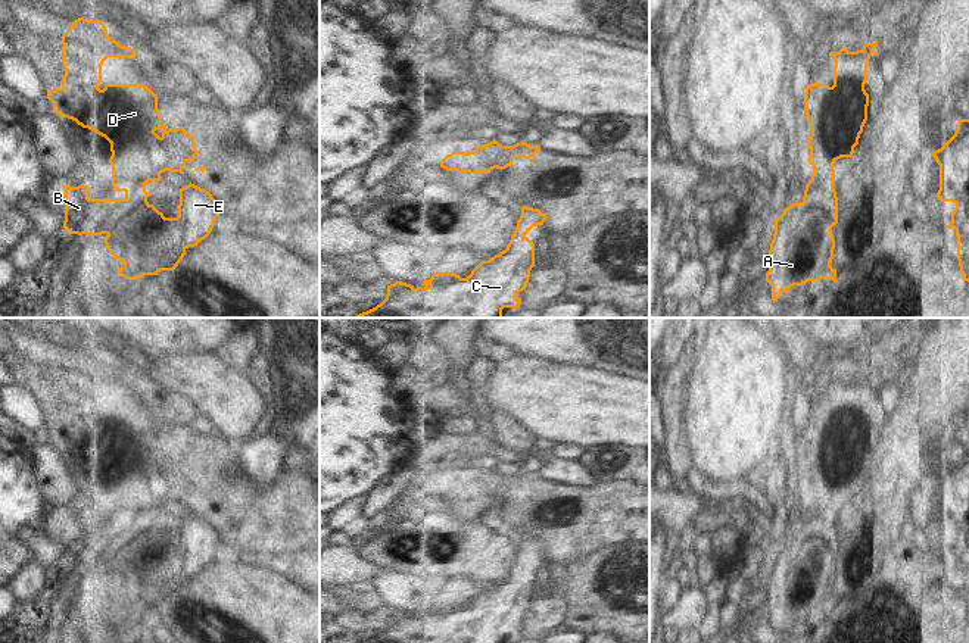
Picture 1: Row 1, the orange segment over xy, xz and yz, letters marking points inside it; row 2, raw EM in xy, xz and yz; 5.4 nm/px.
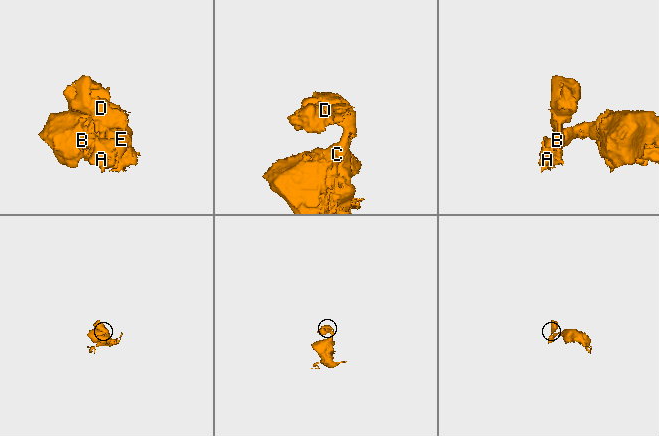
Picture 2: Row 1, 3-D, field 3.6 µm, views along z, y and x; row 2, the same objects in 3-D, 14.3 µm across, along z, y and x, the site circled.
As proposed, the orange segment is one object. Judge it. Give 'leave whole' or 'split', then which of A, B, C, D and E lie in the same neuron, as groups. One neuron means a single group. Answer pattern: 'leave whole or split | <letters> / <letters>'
split | A B C E / D

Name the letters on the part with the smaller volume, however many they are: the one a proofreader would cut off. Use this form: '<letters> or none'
D

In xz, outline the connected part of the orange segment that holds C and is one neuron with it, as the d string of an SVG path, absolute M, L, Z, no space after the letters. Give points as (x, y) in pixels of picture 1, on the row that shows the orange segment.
M521 206L521 215L505 250L482 260L467 278L454 272L434 272L421 287L396 281L387 285L386 299L376 308L353 318L502 318L504 308L518 308L517 294L526 290L535 266L535 244L526 234L546 221L539 209Z

